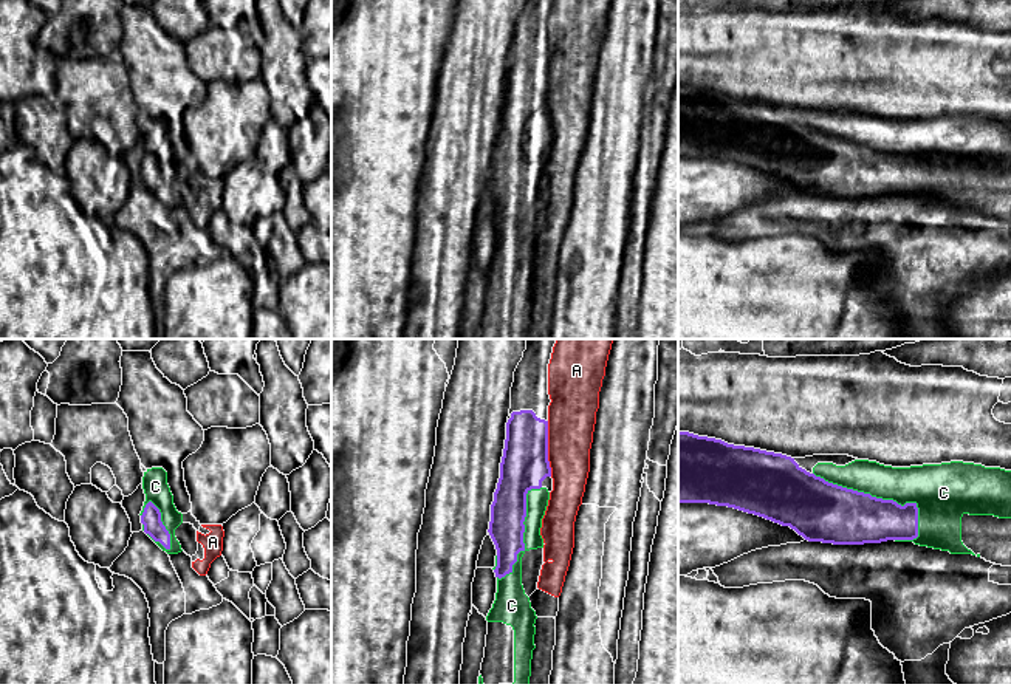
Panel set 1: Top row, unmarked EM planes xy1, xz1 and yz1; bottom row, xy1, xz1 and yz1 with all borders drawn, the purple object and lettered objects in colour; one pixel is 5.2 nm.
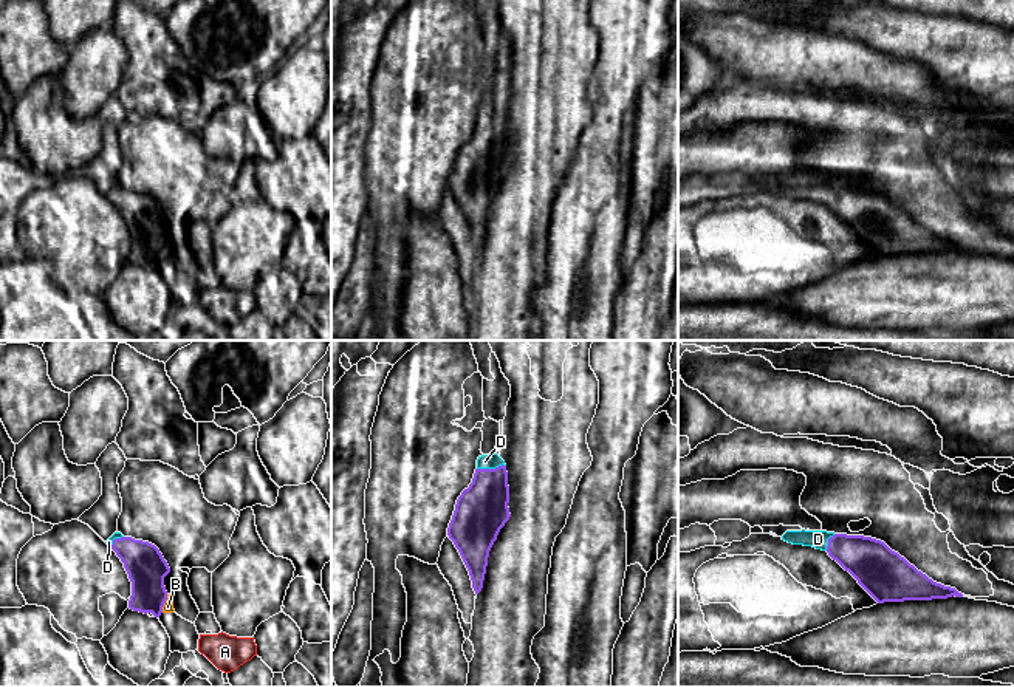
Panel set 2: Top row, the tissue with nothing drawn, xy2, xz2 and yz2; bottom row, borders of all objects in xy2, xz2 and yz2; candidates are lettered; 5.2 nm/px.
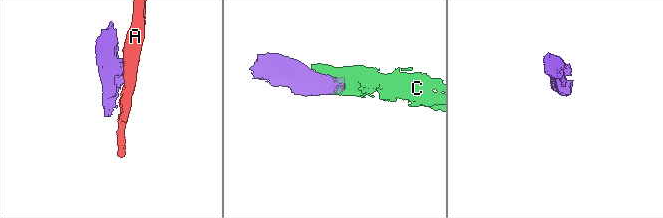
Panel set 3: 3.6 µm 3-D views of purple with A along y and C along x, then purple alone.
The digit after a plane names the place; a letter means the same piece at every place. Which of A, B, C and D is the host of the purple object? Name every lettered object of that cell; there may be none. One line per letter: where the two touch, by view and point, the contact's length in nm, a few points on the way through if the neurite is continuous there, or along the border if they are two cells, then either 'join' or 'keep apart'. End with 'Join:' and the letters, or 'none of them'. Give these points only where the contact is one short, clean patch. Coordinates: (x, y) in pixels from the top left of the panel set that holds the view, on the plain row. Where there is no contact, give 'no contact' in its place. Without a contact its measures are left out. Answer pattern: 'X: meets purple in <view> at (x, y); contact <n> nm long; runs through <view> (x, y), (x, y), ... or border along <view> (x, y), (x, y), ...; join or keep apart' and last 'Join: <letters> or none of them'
A: meets purple in xz1 at (547, 102); contact 280 nm long; border along xz1 (547, 75), (547, 113), (551, 129); keep apart
B: meets purple in xy2 at (163, 257); contact 100 nm long; runs through xy2 (146, 220), (147, 242), (163, 257), (167, 260); join
C: meets purple in yz1 at (880, 152); contact 650 nm long; join
D: meets purple in xz2 at (491, 123); contact 150 nm long; runs through xz2 (482, 163), (489, 146), (491, 123), (485, 115); join
Join: B, C, D

